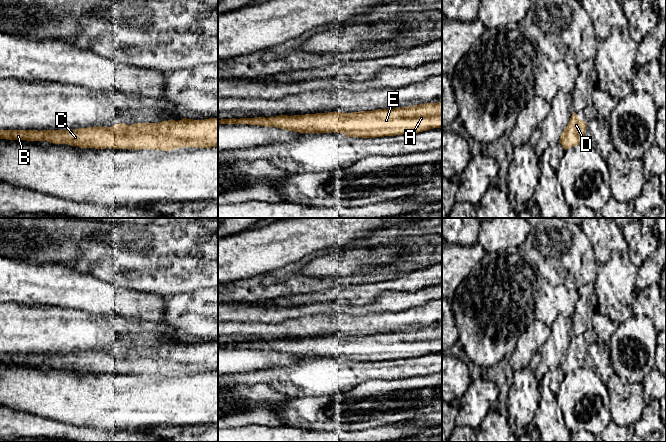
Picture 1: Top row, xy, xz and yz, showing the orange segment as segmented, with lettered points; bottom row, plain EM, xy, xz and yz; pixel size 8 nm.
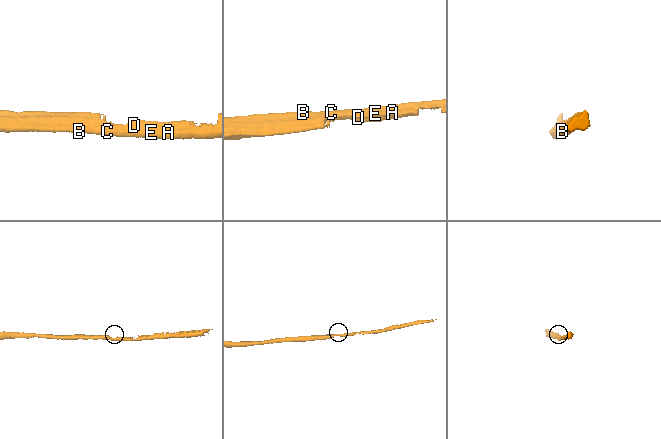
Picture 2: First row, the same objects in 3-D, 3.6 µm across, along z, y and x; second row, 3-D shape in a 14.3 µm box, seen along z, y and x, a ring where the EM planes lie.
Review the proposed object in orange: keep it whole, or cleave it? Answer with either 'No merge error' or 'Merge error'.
No merge error

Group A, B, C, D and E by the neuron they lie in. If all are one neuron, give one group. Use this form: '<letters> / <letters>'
A B C D E

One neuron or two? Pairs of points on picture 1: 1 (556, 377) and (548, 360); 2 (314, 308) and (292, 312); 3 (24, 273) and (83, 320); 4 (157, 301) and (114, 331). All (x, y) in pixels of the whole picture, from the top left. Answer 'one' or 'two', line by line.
1: two
2: one
3: two
4: two

